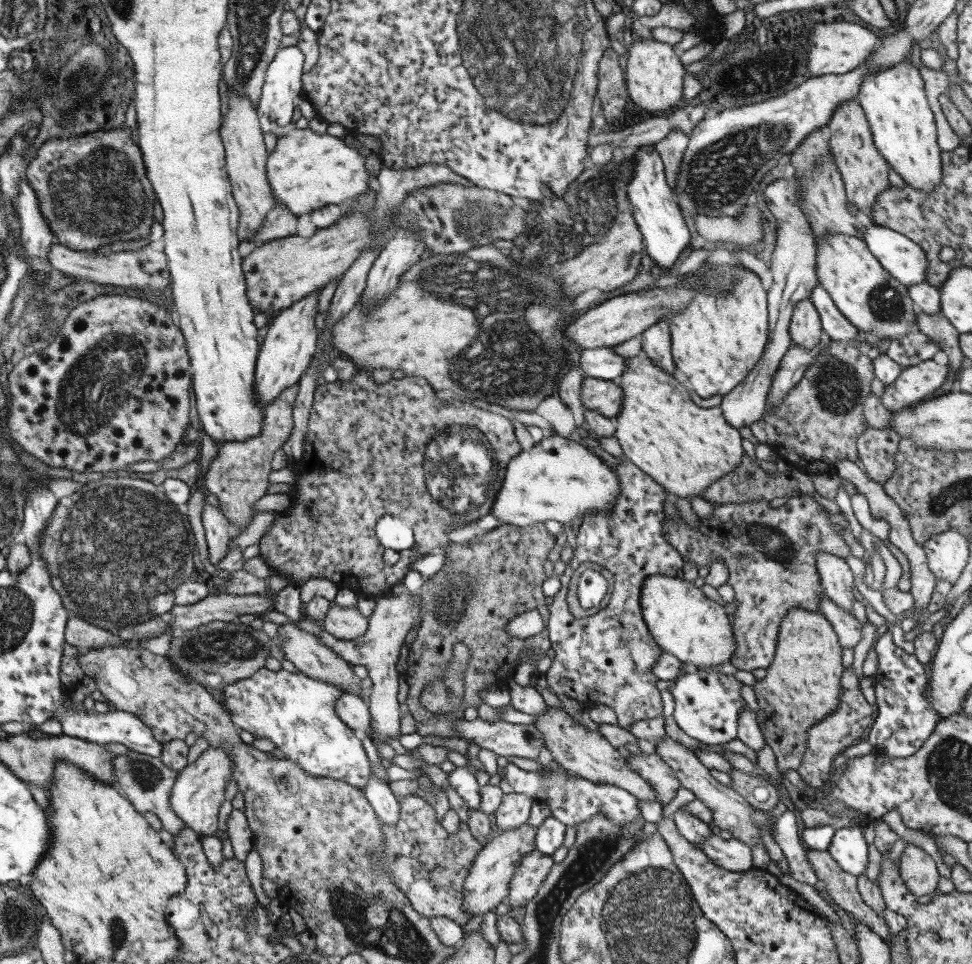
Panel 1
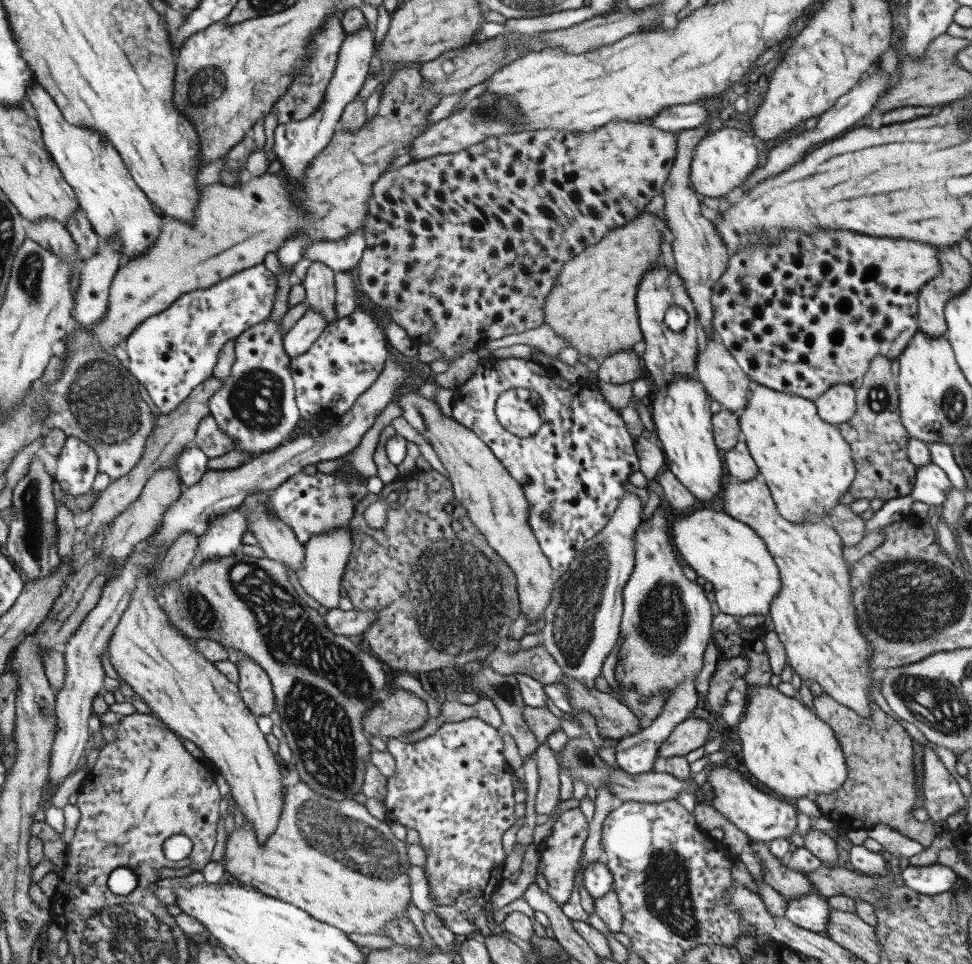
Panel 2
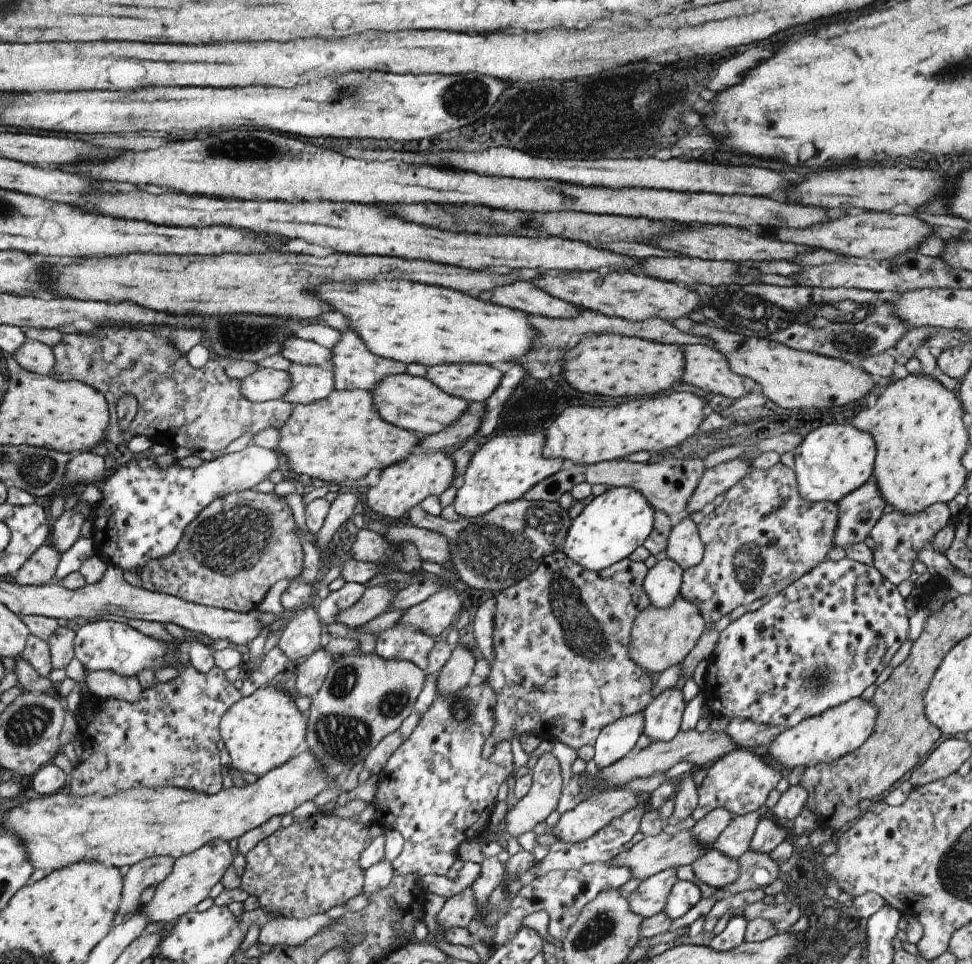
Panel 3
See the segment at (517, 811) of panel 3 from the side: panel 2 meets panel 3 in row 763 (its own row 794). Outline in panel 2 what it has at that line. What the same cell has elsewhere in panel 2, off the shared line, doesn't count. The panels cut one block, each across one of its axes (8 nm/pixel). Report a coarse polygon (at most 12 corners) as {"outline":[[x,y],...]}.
{"outline":[[547,742],[536,749],[536,814],[550,815],[560,801],[561,766]]}

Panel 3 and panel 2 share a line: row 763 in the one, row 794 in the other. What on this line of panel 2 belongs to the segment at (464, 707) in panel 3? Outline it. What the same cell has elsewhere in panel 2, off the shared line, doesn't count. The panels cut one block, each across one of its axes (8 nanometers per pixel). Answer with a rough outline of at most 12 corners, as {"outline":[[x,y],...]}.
{"outline":[[498,728],[388,739],[385,806],[435,906],[494,911],[514,814]]}

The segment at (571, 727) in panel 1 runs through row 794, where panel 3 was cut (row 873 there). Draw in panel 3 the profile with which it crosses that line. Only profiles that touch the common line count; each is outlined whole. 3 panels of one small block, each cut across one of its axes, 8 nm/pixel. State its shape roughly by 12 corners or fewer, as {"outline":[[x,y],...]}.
{"outline":[[690,830],[647,834],[610,863],[642,880],[708,852]]}

